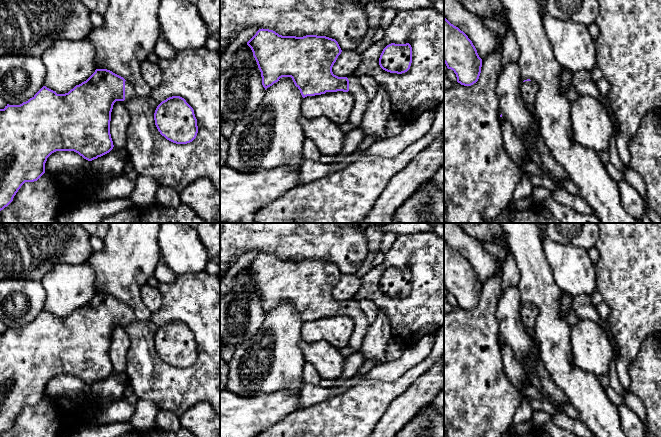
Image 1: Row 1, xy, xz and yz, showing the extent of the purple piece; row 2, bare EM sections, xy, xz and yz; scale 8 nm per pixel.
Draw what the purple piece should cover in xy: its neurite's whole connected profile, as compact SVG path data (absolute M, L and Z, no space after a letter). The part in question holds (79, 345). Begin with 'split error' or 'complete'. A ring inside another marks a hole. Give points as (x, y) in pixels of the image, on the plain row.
split error; M96 293L84 306L68 317L57 318L43 310L32 322L20 329L7 328L0 333L0 435L7 431L25 406L37 405L45 397L47 382L56 375L74 375L88 385L109 377L114 369L110 345L116 325L128 326L135 320L133 309L107 293Z

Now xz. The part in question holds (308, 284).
split error; M262 252L259 253L256 258L247 266L247 269L253 276L253 280L261 296L262 309L265 314L274 307L278 306L280 302L291 301L295 310L300 314L303 322L307 320L325 318L326 316L349 316L354 321L354 331L350 338L350 346L356 352L360 352L363 345L363 340L369 327L369 322L365 313L359 307L359 303L357 301L354 299L349 301L338 301L333 298L332 291L342 276L338 266L335 263L317 259L306 259L303 261L282 260L273 254Z

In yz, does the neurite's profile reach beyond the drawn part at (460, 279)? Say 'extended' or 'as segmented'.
as segmented

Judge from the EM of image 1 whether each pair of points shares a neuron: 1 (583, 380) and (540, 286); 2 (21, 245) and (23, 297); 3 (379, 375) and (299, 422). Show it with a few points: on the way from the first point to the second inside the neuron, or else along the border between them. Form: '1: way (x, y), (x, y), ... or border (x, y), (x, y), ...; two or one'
1: way (558, 361), (558, 345), (553, 340), (549, 311); one
2: border (10, 278), (40, 281); two
3: border (395, 379), (390, 381), (360, 380), (349, 388); two

